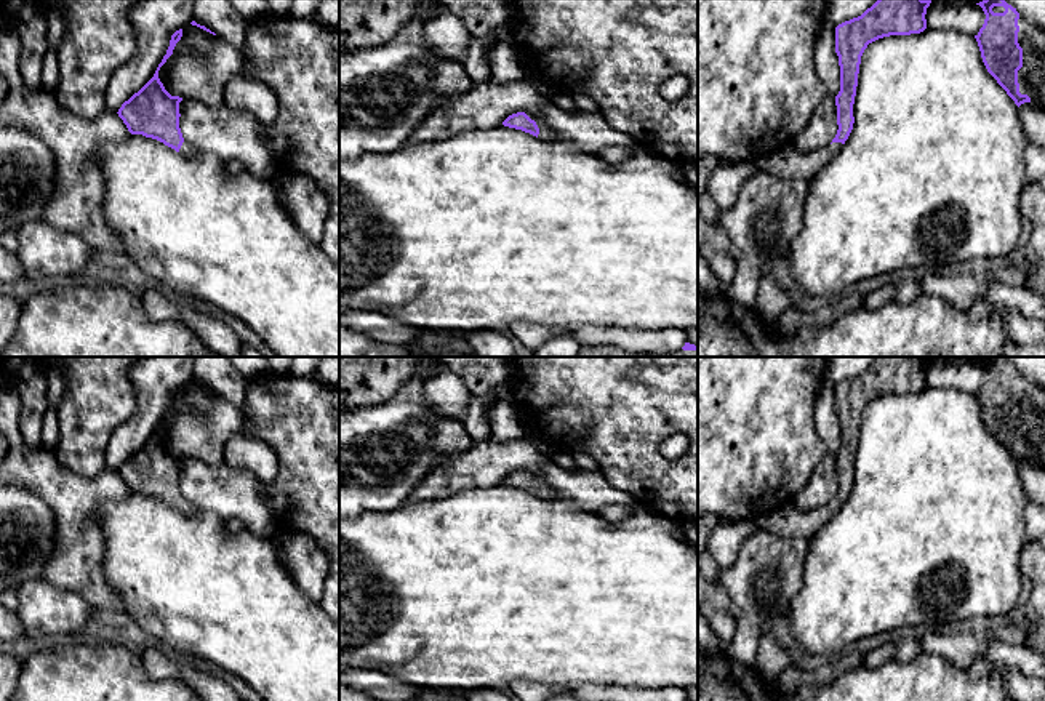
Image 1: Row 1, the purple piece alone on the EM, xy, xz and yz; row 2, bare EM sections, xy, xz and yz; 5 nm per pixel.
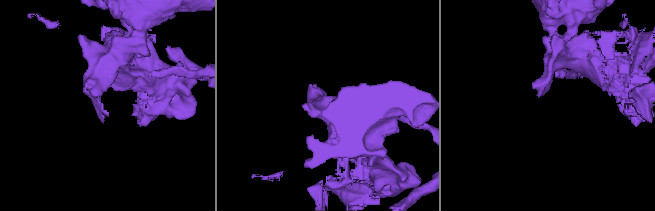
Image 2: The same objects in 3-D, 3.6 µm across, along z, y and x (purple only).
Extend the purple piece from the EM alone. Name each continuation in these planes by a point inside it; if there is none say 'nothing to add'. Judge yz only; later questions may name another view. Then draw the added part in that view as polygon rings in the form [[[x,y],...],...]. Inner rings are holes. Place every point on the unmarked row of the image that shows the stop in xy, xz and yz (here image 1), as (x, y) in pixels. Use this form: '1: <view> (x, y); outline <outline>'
1: yz (1031, 436); outline [[[1018,378],[1018,402],[1023,407],[1023,426],[1018,429],[1019,451],[1045,469],[1045,387]]]
2: yz (784, 520); outline [[[832,501],[823,507],[799,512],[791,504],[781,504],[759,515],[752,527],[762,528],[773,535],[811,539],[815,533],[840,509],[842,501]]]

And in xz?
1: xz (546, 492); outline [[[528,472],[528,475],[536,480],[536,483],[539,487],[538,496],[541,499],[552,499],[554,498],[552,488],[546,483],[546,480],[541,475],[533,474],[533,472]]]

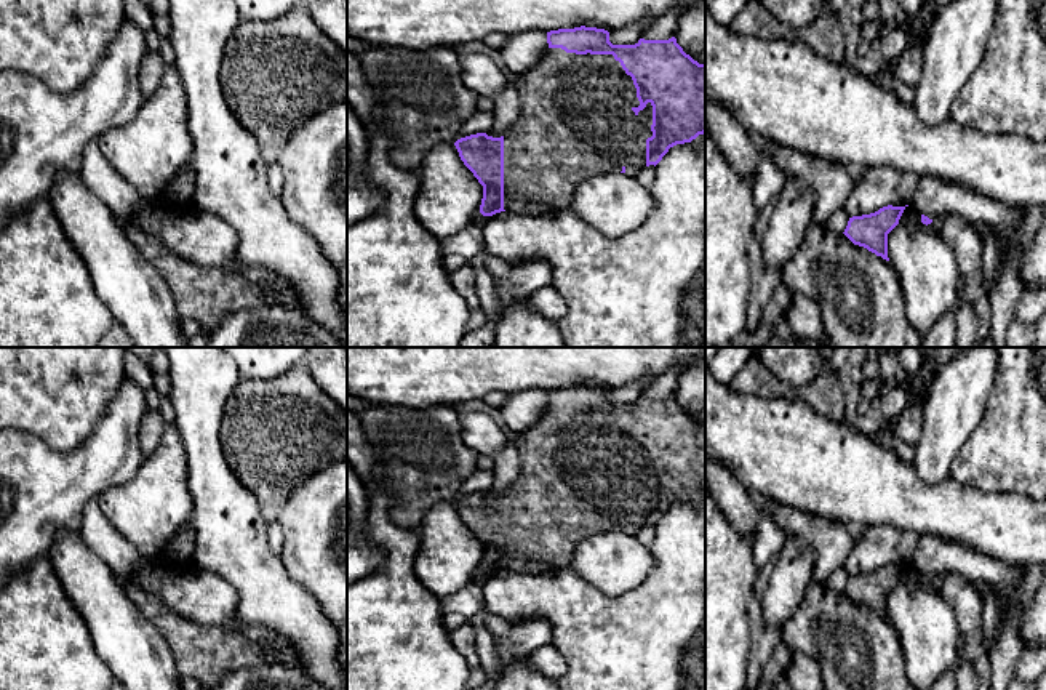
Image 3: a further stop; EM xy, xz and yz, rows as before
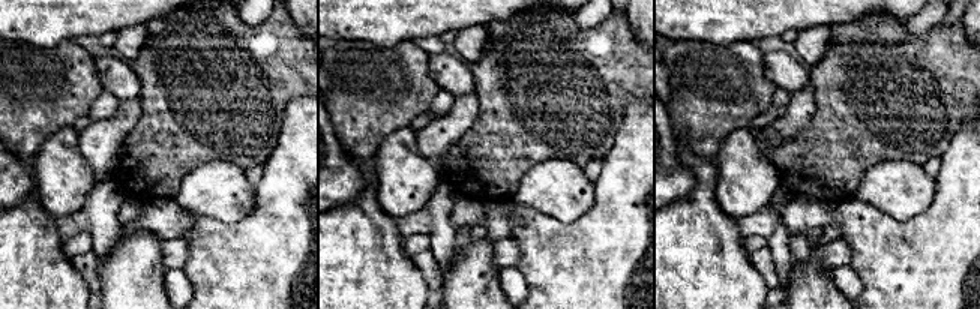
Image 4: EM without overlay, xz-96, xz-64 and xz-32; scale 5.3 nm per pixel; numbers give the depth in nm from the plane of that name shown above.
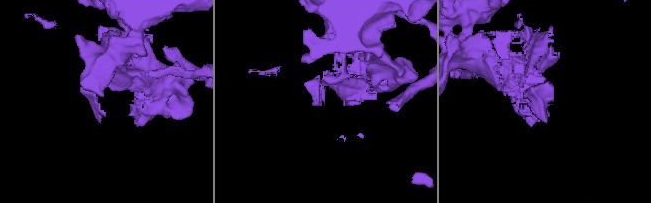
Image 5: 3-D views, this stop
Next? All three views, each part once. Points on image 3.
1: xz (576, 481); outline [[[549,407],[547,411],[526,431],[518,432],[513,439],[517,450],[520,453],[520,477],[517,482],[504,493],[504,568],[517,573],[541,573],[550,568],[566,567],[573,557],[576,546],[601,532],[621,532],[622,528],[629,535],[637,535],[646,525],[646,498],[653,495],[653,464],[646,463],[643,469],[635,472],[632,467],[640,464],[637,456],[637,447],[630,434],[625,432],[621,421],[614,418],[613,413],[576,413],[566,411],[561,407]]]

